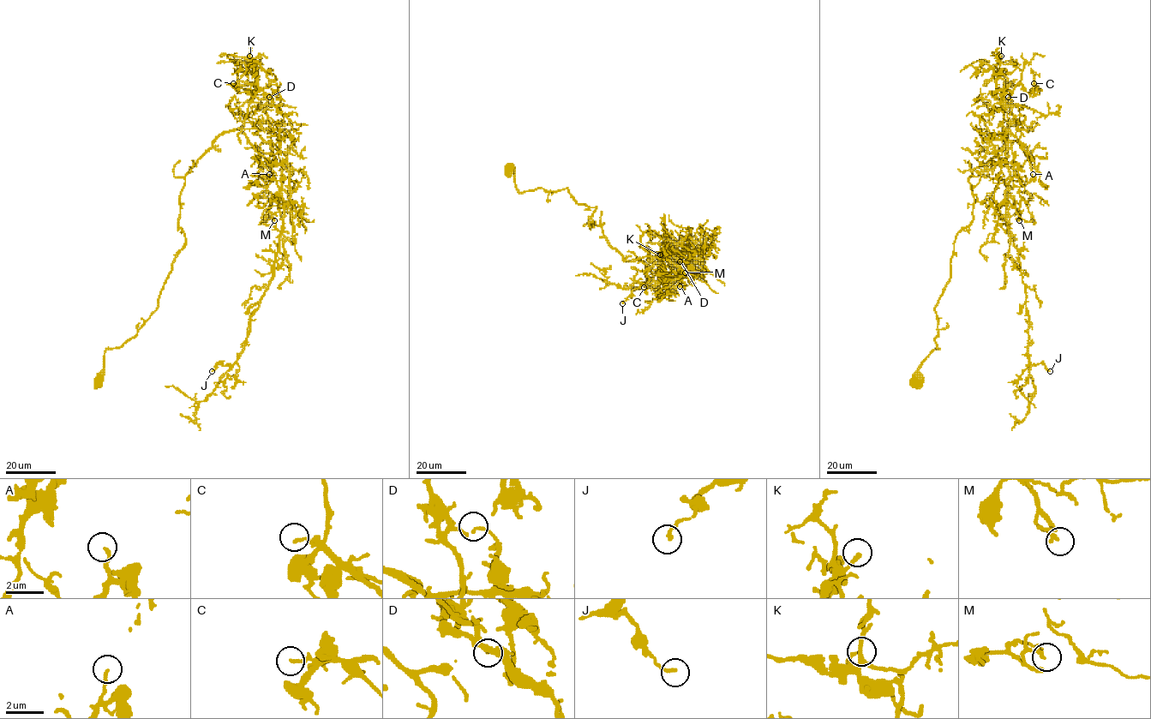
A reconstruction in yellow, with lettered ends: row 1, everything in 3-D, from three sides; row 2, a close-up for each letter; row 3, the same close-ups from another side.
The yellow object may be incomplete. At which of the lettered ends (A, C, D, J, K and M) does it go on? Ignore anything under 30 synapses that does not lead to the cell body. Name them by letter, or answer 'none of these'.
C, M

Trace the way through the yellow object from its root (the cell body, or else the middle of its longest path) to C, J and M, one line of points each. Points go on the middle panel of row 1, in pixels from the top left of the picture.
C: (509, 170), (520, 193), (566, 188), (596, 207), (590, 228), (626, 260), (661, 257), (665, 286), (644, 287)
J: (509, 170), (520, 193), (566, 188), (596, 207), (590, 228), (600, 225), (627, 260), (699, 257), (622, 303)
M: (509, 170), (520, 193), (566, 188), (596, 207), (590, 228), (600, 225), (626, 260), (689, 260), (685, 272)

